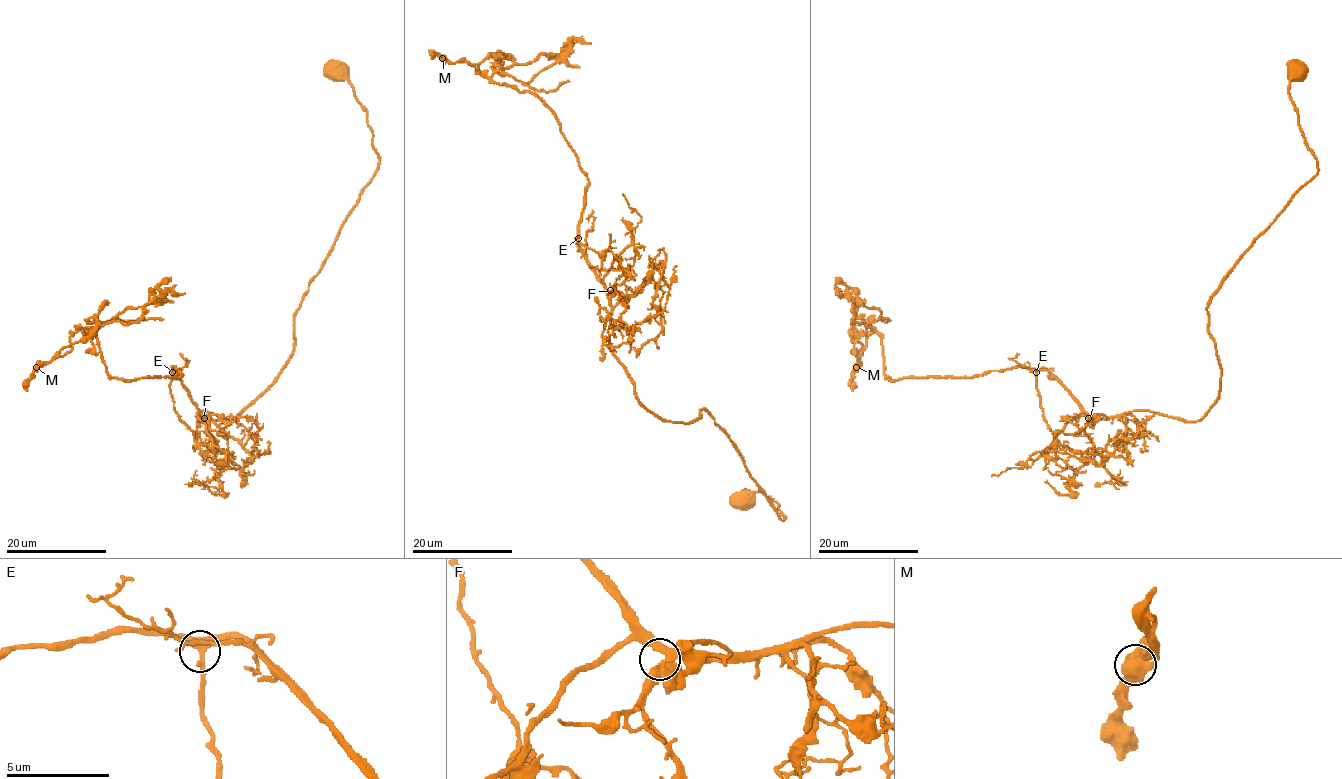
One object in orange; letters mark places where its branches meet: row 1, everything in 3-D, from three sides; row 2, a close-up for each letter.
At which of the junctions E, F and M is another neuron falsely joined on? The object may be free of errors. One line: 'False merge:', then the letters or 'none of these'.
False merge: M

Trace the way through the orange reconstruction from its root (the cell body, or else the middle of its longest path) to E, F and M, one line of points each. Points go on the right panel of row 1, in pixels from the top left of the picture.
E: (1294, 69), (1289, 96), (1318, 173), (1211, 300), (1221, 365), (1211, 408), (1197, 421), (1095, 418), (1036, 372)
F: (1294, 69), (1289, 96), (1318, 173), (1211, 300), (1219, 397), (1197, 421), (1149, 411), (1088, 418)
M: (1294, 69), (1318, 173), (1211, 300), (1199, 420), (1095, 418), (1043, 368), (891, 379), (876, 330), (855, 367)

